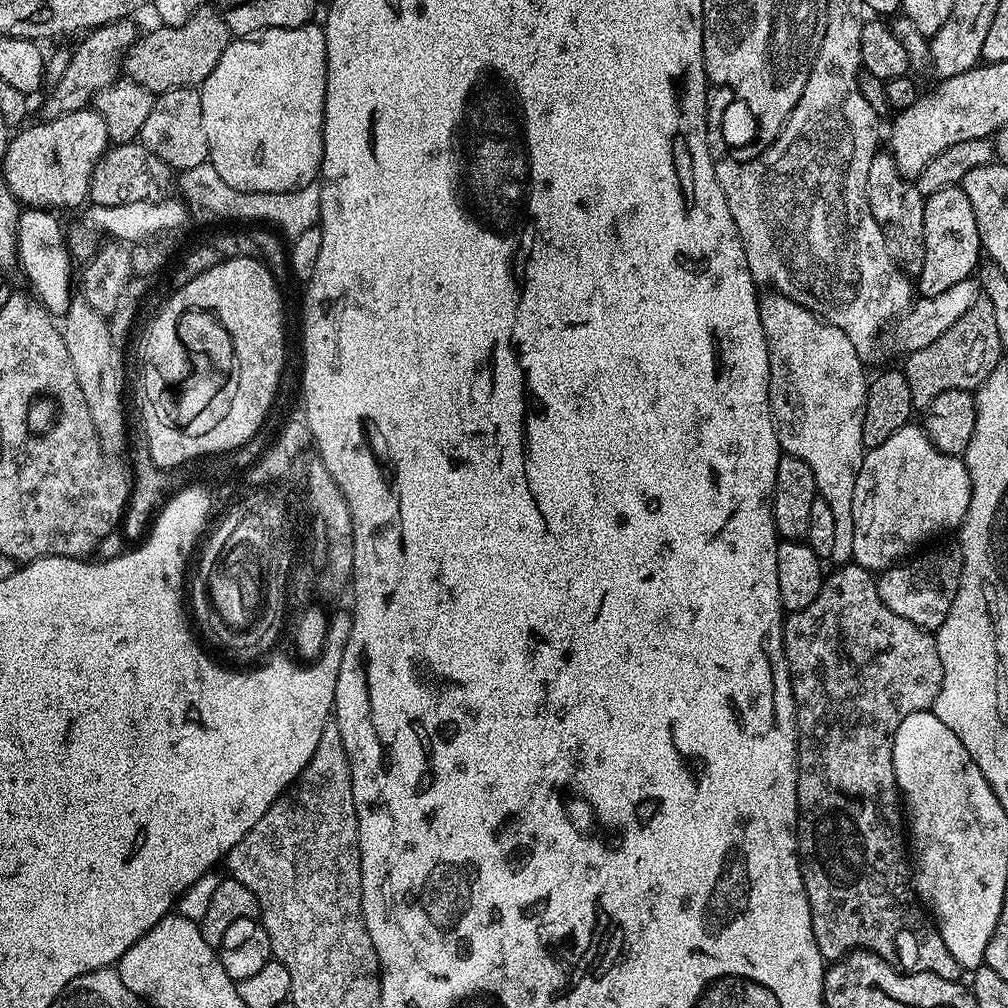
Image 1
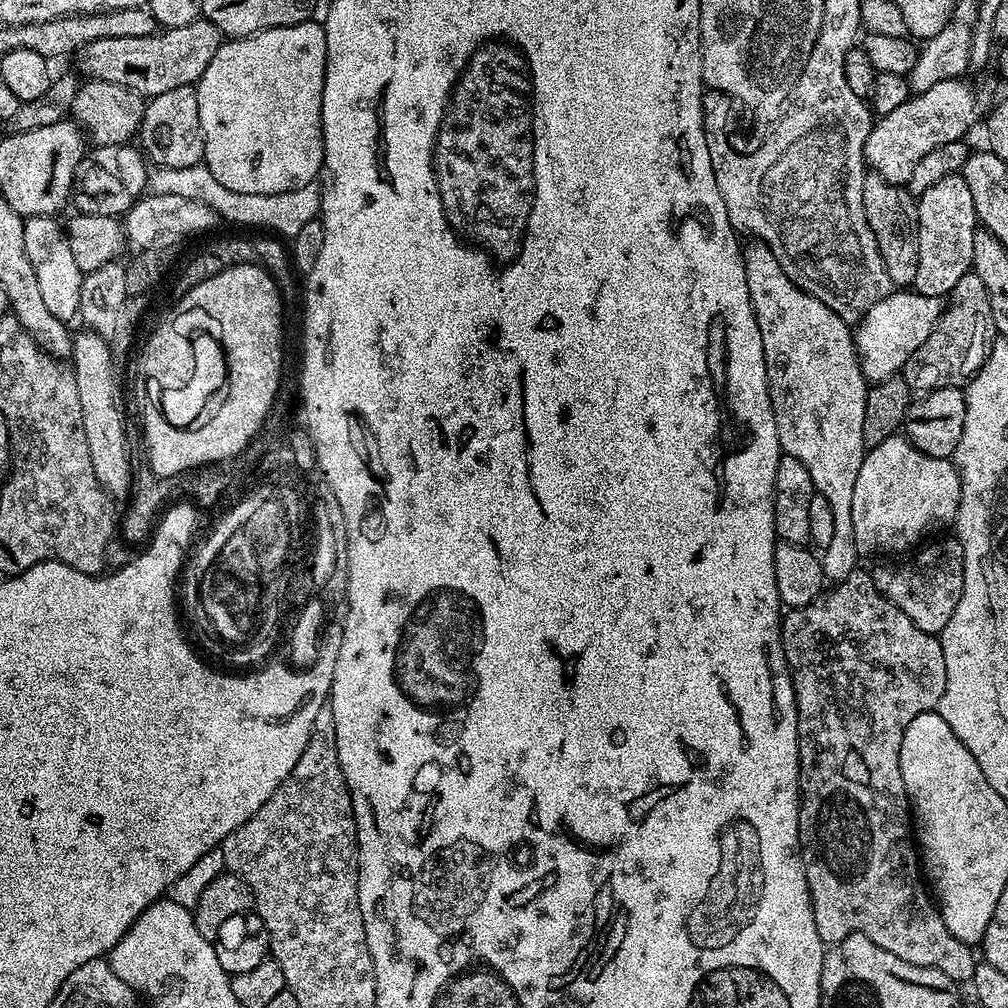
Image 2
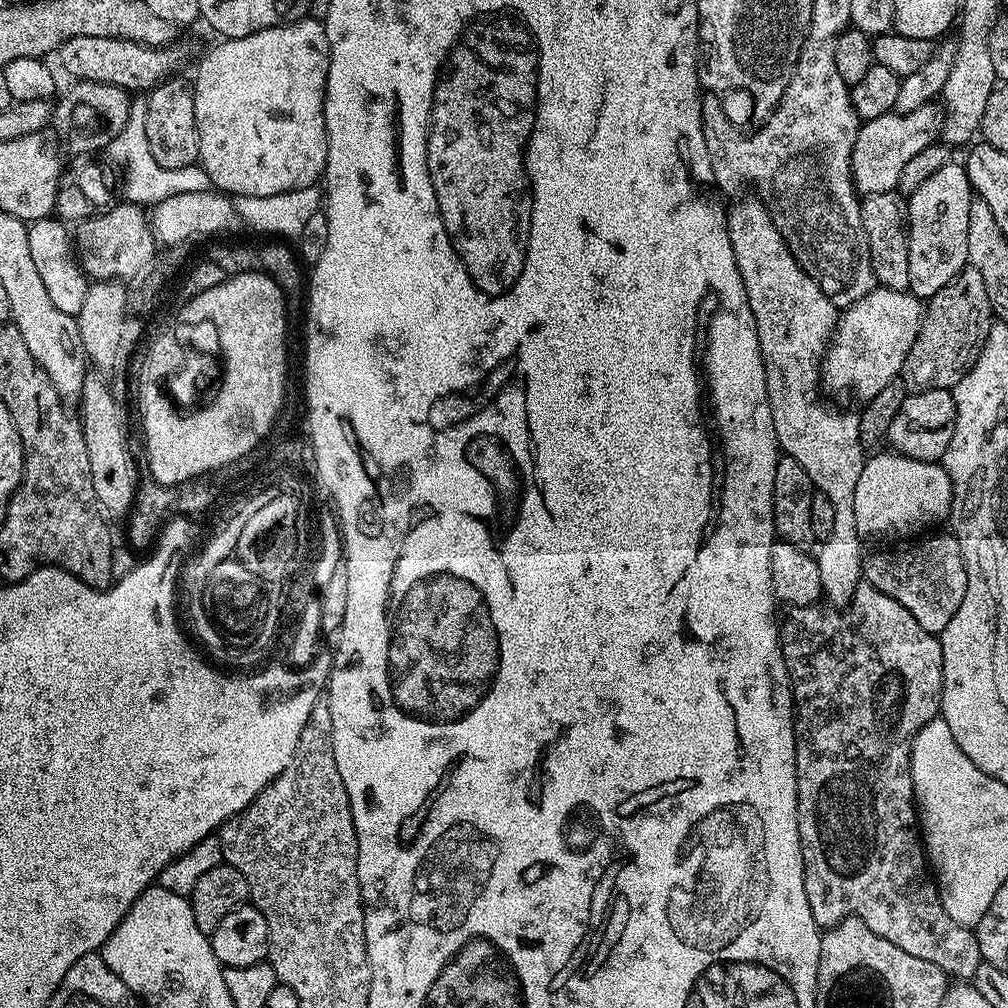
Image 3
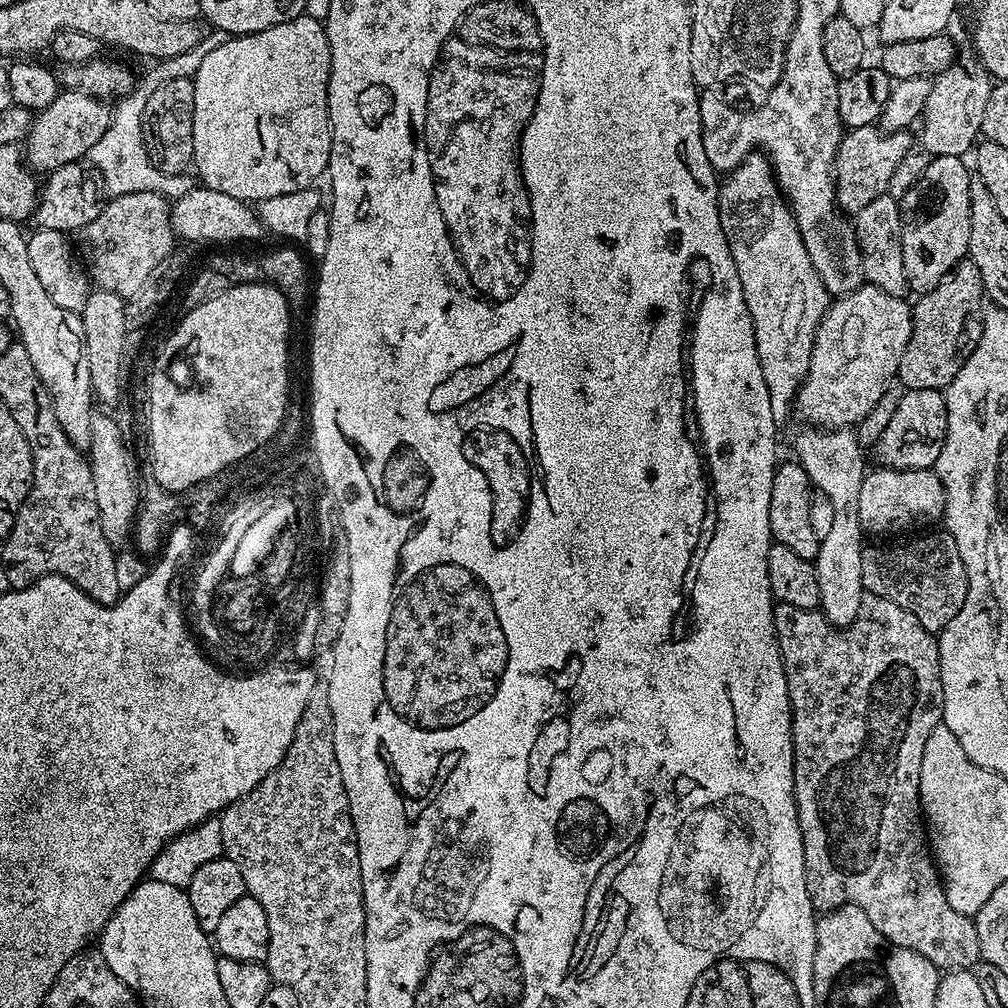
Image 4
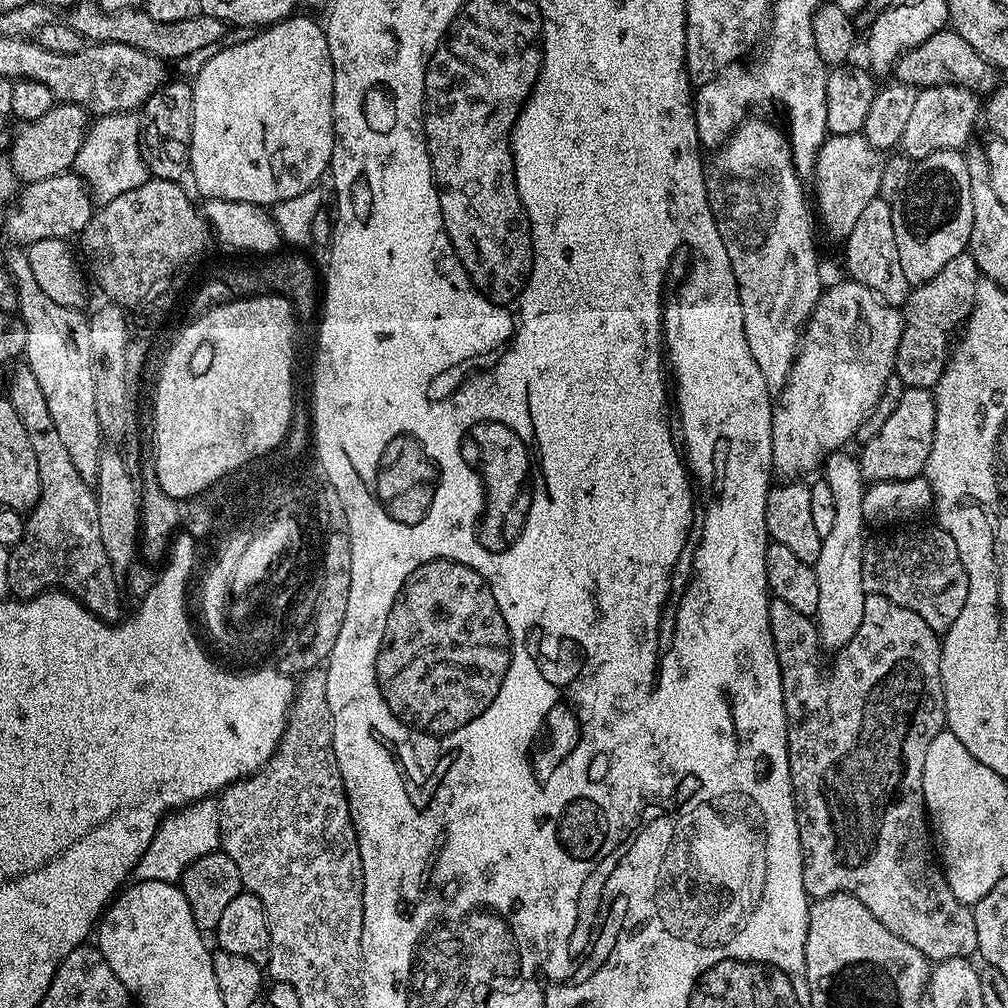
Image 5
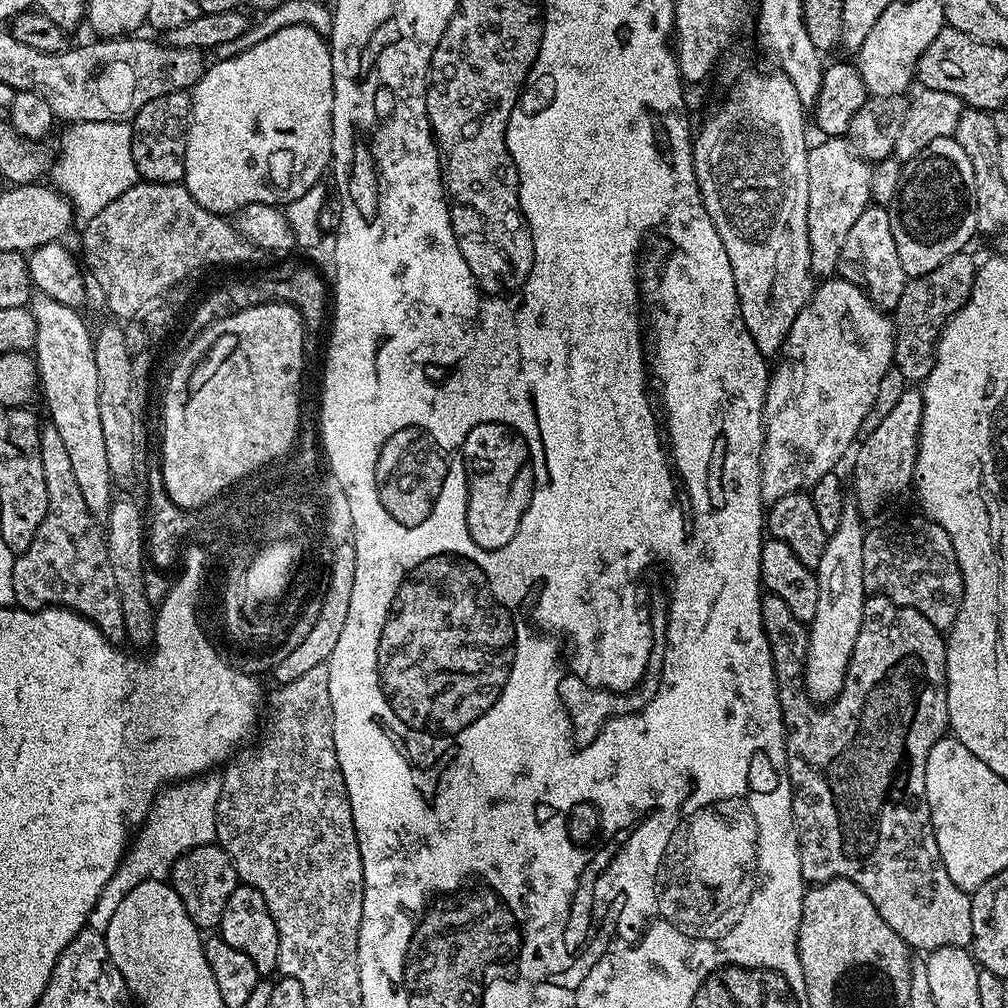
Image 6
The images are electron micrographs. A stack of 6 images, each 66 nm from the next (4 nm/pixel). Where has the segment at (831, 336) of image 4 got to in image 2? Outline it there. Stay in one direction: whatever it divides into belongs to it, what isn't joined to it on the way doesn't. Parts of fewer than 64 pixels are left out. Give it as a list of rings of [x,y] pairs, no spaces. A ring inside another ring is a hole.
[[[893,290],[872,306],[854,328],[856,357],[864,379],[875,382],[897,375],[914,350],[918,350],[918,346],[930,338],[940,321],[941,311],[941,297],[924,296],[915,290]]]

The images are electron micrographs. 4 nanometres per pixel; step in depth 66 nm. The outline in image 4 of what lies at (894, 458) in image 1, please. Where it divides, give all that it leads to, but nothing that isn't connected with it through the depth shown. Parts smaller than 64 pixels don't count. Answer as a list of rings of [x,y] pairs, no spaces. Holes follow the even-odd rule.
[[[880,466],[882,468],[876,468],[865,475],[864,481],[862,482],[862,488],[858,490],[858,518],[860,519],[861,529],[865,533],[868,532],[896,532],[892,534],[900,534],[908,528],[911,524],[920,524],[923,520],[936,520],[939,521],[944,515],[944,507],[946,506],[946,494],[944,493],[944,486],[940,481],[940,478],[936,471],[932,468],[891,468],[889,466]]]

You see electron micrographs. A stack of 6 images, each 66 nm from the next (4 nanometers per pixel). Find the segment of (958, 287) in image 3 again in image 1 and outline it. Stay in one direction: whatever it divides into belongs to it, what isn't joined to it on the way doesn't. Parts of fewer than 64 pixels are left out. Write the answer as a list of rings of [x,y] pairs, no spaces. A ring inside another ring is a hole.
[[[981,295],[942,334],[942,338],[934,338],[930,346],[922,346],[922,350],[911,353],[907,357],[908,361],[902,365],[902,371],[906,382],[910,382],[910,398],[913,409],[923,410],[938,398],[938,394],[946,394],[946,390],[962,390],[967,392],[975,390],[984,382],[984,377],[990,375],[996,365],[1001,363],[1002,349],[1000,339],[996,333],[996,323],[994,322],[994,306],[990,306],[987,296]]]

